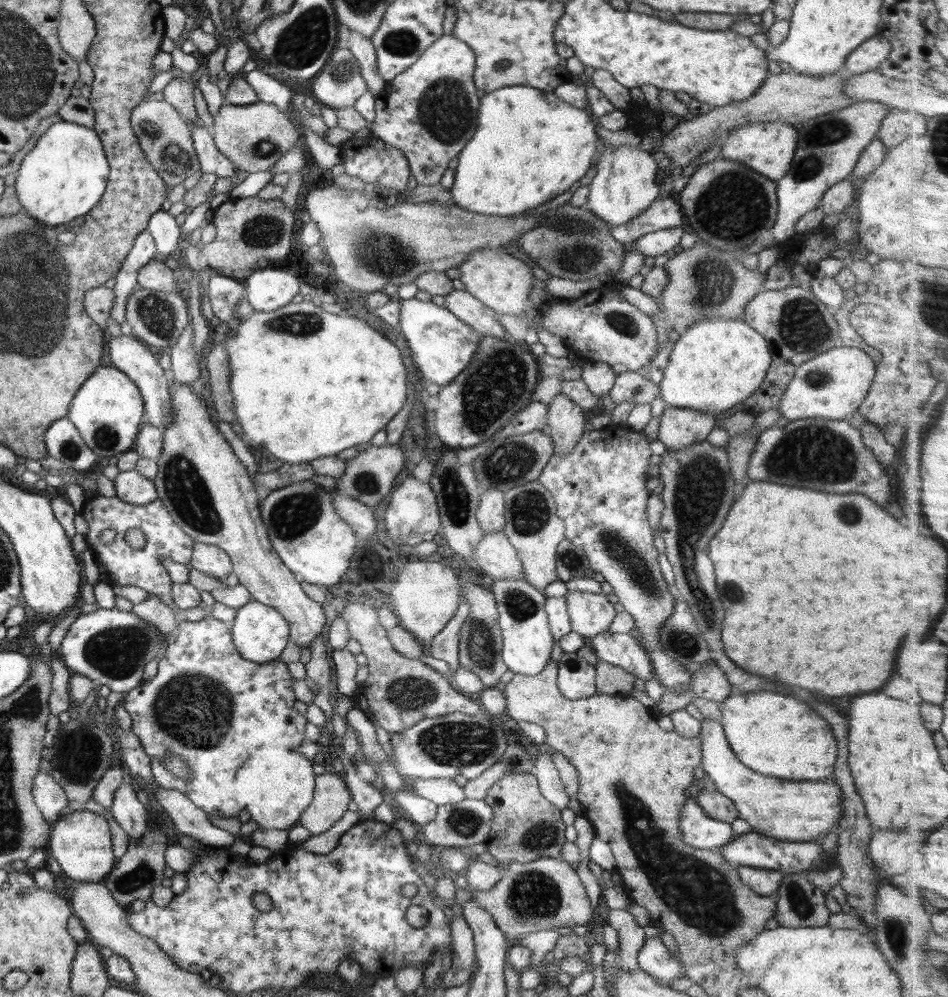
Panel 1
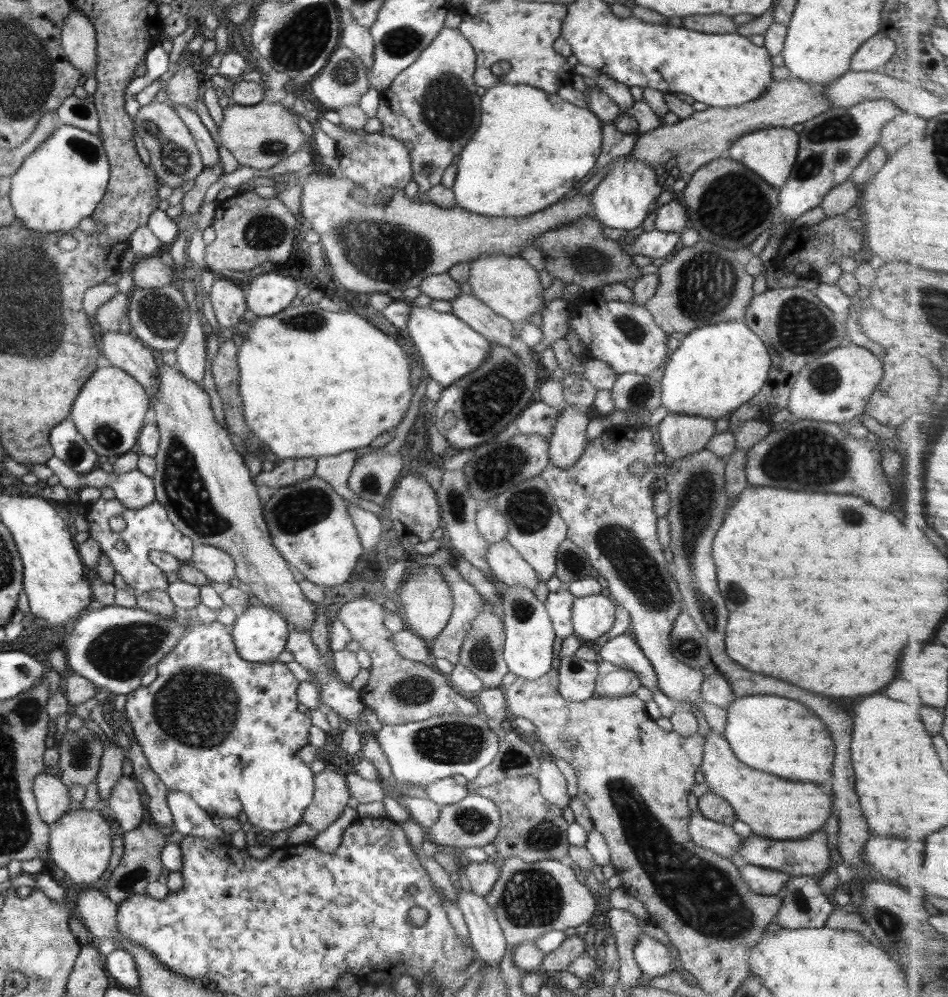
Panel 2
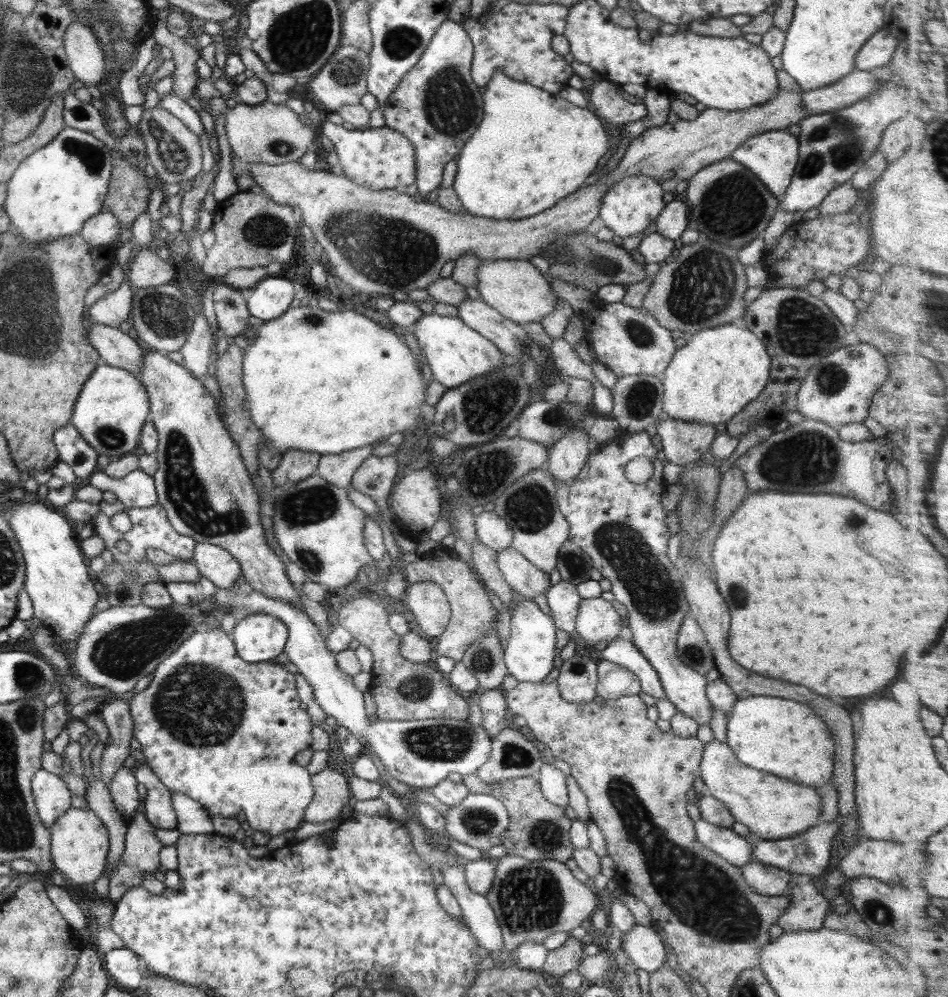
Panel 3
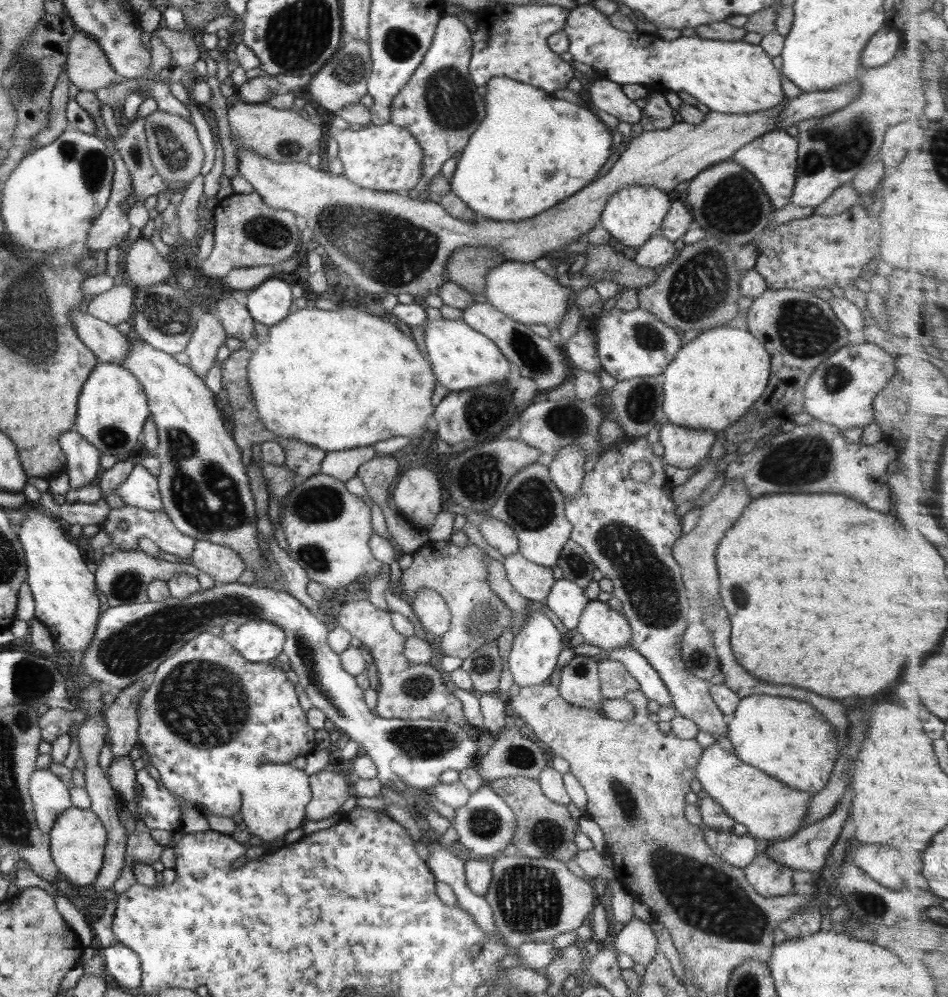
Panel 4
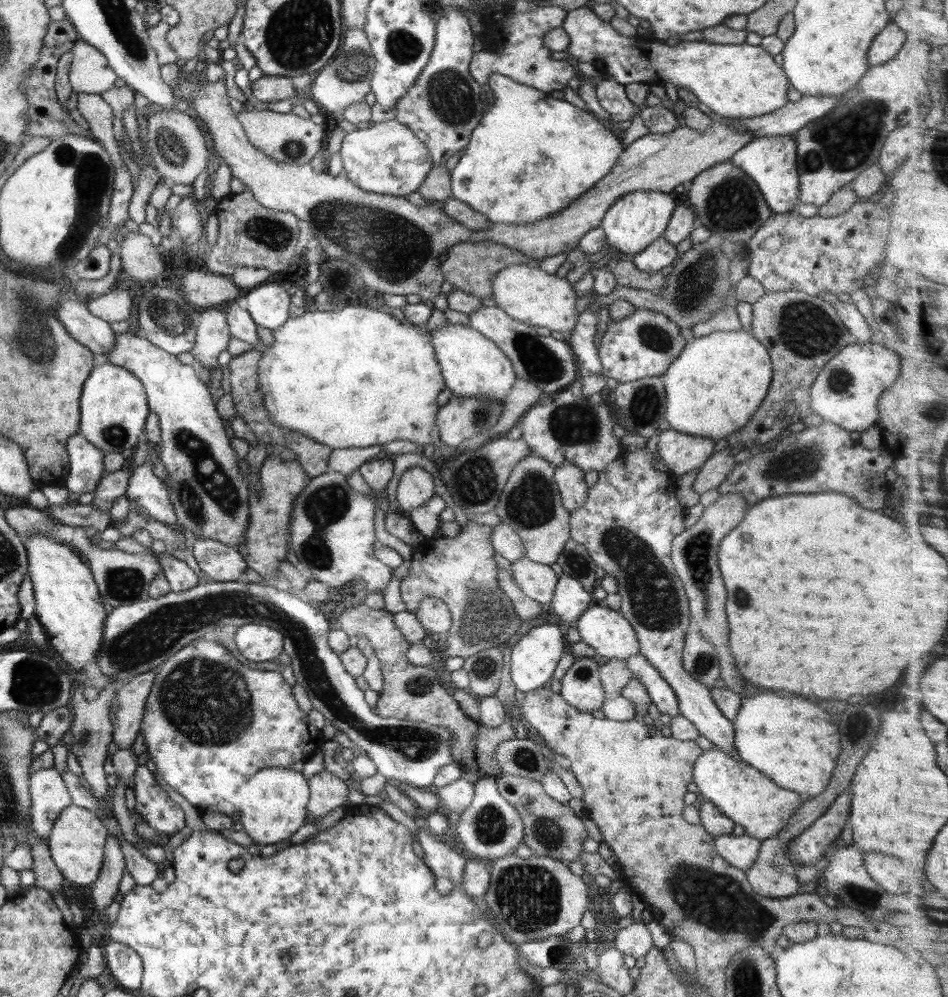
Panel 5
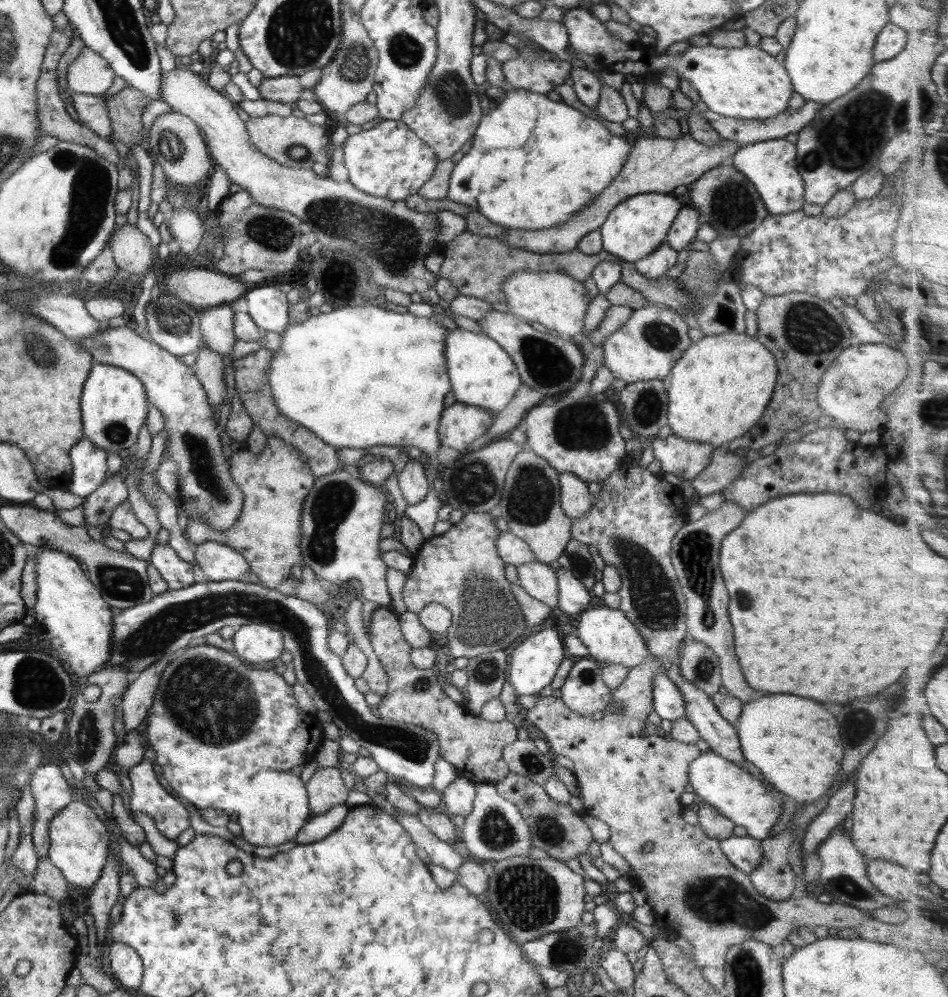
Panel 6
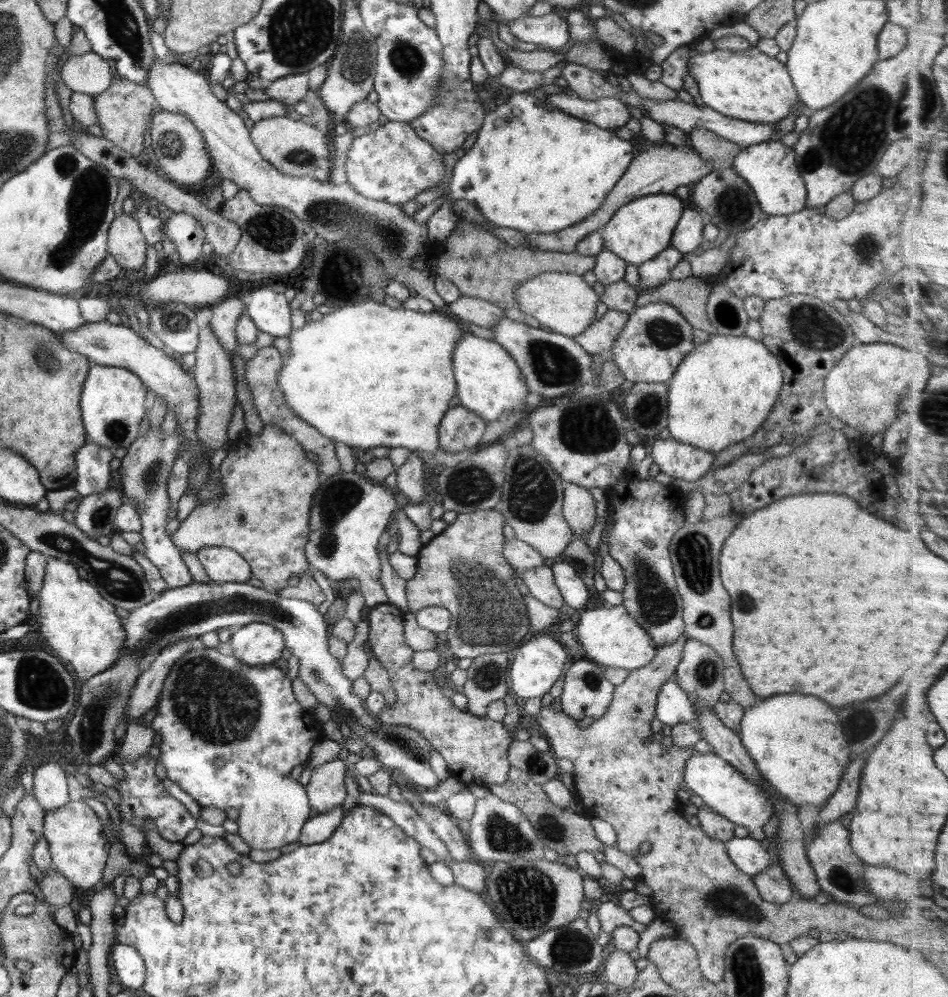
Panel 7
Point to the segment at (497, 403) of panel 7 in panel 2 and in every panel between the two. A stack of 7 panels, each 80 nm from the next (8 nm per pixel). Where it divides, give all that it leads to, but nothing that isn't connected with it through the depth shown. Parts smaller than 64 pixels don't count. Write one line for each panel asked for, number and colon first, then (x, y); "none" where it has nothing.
2: (449, 348)
3: (456, 353)
4: (461, 358)
5: (472, 365)
6: (481, 373)

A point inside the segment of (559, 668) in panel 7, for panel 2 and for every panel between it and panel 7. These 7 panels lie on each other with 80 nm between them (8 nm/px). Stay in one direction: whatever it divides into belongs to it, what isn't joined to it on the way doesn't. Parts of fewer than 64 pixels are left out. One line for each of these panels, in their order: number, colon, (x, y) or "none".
2: (529, 635)
3: (529, 656)
4: (536, 647)
5: (534, 657)
6: (535, 659)

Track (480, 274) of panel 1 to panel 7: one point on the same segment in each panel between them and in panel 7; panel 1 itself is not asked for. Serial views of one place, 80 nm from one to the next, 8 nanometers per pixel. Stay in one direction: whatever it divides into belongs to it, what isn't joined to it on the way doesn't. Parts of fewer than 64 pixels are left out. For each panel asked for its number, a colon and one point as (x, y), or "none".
2: (509, 285)
3: (515, 288)
4: (520, 290)
5: (527, 293)
6: (554, 299)
7: (564, 303)

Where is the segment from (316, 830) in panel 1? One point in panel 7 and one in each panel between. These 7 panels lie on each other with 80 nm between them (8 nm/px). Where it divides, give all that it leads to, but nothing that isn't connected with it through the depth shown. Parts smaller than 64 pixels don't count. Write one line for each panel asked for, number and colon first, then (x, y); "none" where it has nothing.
2: (331, 794)
3: (331, 792)
4: (330, 790)
5: (327, 791)
6: (326, 788)
7: (326, 790)

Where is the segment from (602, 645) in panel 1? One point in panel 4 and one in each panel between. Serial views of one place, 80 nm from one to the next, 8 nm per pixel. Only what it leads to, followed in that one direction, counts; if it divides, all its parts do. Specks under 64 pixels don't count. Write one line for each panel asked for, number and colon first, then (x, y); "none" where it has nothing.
2: (623, 651)
3: (624, 653)
4: (651, 685)

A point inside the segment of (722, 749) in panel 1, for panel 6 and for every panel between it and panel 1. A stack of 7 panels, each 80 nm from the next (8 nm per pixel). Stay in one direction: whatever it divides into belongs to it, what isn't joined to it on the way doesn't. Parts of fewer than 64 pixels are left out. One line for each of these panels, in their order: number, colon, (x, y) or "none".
2: (779, 809)
3: (774, 808)
4: (769, 809)
5: (741, 792)
6: (734, 792)

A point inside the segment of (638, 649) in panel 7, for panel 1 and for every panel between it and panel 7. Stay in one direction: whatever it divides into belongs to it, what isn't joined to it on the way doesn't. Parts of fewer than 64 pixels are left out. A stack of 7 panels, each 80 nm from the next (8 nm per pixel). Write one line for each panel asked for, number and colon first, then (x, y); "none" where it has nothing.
1: (590, 614)
2: (593, 615)
3: (597, 621)
4: (600, 625)
5: (612, 637)
6: (611, 638)

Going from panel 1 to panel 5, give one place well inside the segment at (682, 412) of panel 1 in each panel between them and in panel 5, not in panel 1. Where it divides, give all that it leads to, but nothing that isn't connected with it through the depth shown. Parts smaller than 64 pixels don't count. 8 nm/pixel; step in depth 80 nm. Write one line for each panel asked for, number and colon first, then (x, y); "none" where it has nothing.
2: (681, 435)
3: (683, 442)
4: (683, 447)
5: (681, 453)

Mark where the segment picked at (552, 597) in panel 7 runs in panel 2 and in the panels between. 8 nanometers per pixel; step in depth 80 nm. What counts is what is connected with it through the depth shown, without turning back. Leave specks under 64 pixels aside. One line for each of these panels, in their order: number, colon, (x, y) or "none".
2: (508, 567)
3: (523, 578)
4: (534, 582)
5: (537, 581)
6: (538, 579)

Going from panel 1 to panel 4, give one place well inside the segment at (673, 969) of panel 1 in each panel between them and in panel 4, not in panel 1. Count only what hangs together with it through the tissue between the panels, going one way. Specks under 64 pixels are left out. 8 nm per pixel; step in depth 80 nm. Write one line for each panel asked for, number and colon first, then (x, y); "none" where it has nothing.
2: (654, 959)
3: (644, 947)
4: (636, 939)

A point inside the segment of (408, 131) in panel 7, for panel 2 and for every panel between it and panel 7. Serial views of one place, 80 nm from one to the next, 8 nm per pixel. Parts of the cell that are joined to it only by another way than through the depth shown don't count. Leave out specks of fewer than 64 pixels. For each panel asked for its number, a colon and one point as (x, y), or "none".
2: (377, 162)
3: (379, 159)
4: (385, 158)
5: (386, 158)
6: (386, 159)

